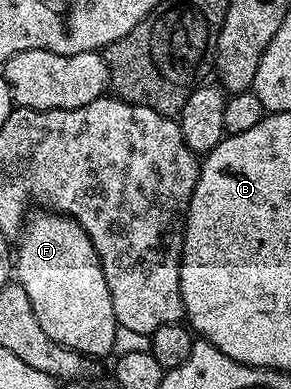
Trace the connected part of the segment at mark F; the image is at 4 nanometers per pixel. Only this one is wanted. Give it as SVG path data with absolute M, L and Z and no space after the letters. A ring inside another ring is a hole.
M53 209L45 210L35 210L27 218L17 240L16 281L28 293L36 321L52 341L82 355L103 357L113 349L120 328L98 254L77 221Z

